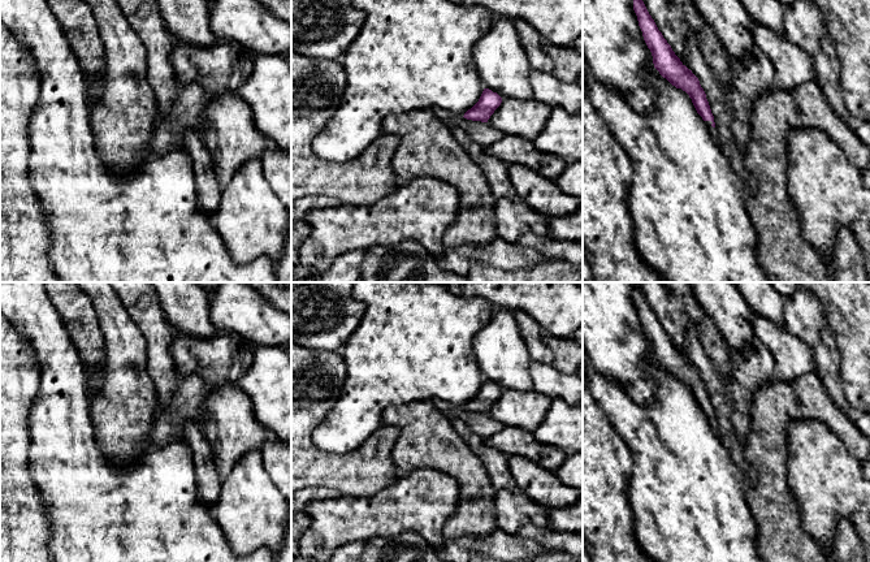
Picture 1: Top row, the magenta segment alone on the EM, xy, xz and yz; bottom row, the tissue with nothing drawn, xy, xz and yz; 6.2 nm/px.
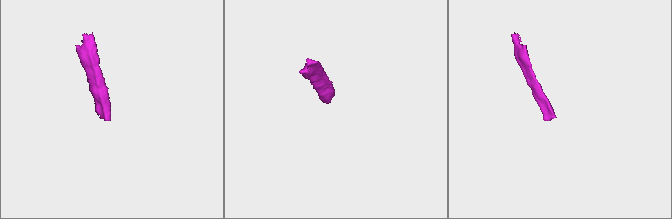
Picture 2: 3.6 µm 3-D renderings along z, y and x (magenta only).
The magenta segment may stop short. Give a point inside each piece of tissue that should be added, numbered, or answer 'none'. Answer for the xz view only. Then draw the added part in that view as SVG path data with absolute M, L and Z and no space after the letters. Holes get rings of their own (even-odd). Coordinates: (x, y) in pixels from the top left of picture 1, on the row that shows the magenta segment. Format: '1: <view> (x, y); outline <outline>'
none

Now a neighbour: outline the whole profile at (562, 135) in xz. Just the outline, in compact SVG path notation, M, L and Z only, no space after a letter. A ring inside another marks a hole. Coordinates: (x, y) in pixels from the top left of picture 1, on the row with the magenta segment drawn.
M553 108L533 144L542 152L559 156L566 164L583 160L583 113Z

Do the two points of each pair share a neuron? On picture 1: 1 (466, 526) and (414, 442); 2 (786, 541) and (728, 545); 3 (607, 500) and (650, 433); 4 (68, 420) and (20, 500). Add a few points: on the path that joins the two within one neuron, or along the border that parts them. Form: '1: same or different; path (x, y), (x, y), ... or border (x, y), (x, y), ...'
1: same; path (468, 501), (468, 480), (438, 450)
2: different; border (749, 513), (756, 527), (756, 544), (758, 548)
3: different; border (617, 435), (626, 445), (632, 461), (628, 491)
4: different; border (27, 449), (27, 470), (44, 508)

